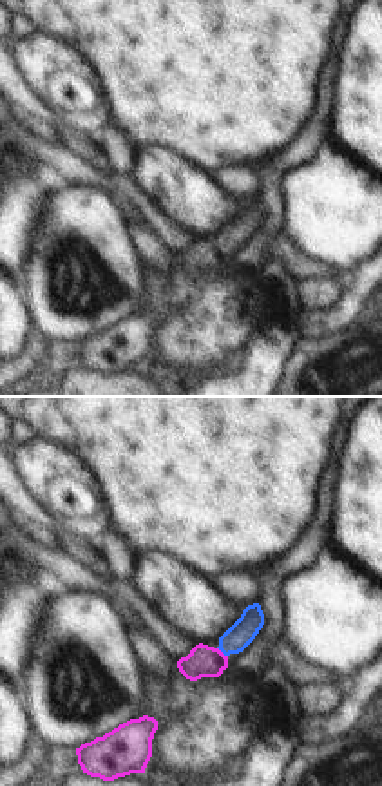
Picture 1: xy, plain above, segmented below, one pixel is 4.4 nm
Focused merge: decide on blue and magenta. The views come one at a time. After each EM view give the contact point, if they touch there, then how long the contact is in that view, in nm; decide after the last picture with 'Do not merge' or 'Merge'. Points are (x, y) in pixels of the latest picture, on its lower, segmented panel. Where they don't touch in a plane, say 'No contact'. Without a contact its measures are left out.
Touches blue at (223, 652). Shared border 60 nm.

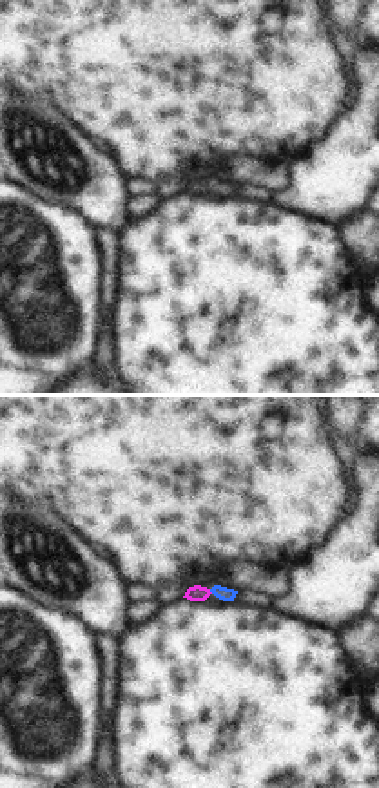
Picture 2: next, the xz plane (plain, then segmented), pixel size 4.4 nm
Touches blue at (211, 591). Shared border 30 nm.

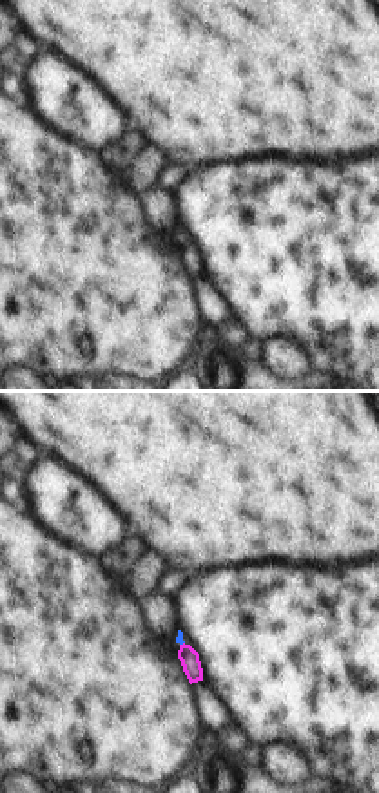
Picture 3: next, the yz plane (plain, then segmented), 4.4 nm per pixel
Touches blue at (182, 643). Shared border 30 nm.

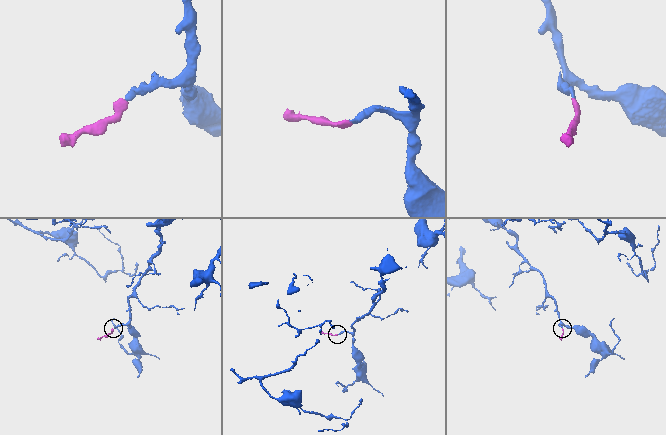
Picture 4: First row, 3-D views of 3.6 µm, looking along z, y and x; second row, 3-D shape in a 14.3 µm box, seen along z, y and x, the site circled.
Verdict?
Merge.

